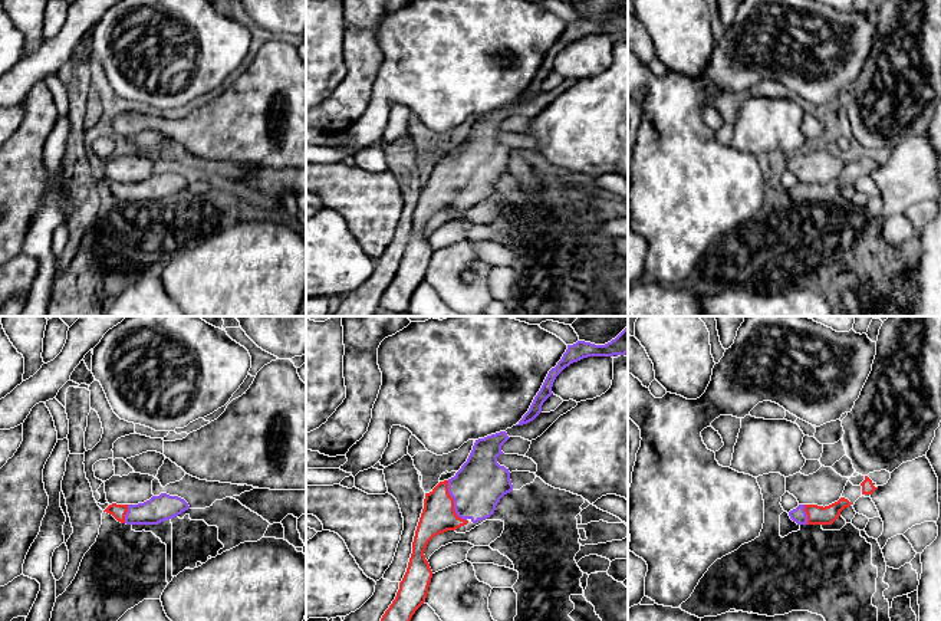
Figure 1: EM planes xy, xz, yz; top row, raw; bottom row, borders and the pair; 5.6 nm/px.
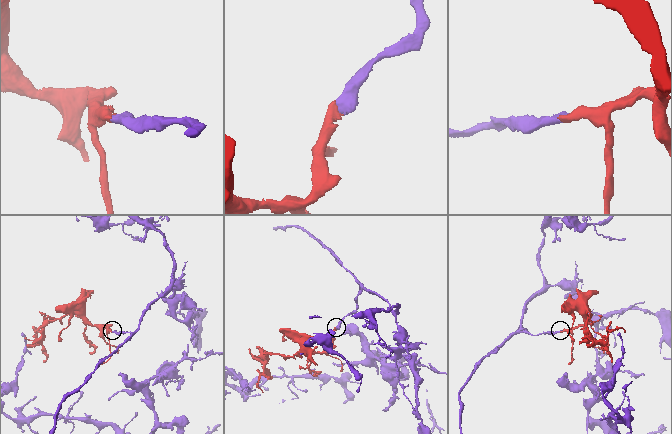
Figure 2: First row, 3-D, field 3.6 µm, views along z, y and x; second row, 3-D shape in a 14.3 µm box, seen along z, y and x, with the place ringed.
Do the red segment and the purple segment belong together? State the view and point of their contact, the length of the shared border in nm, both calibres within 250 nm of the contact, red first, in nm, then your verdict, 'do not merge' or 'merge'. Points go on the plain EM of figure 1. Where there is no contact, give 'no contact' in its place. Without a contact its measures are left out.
contact xz (453, 180); length 260 nm; calibres 190 and 280 nm; merge

